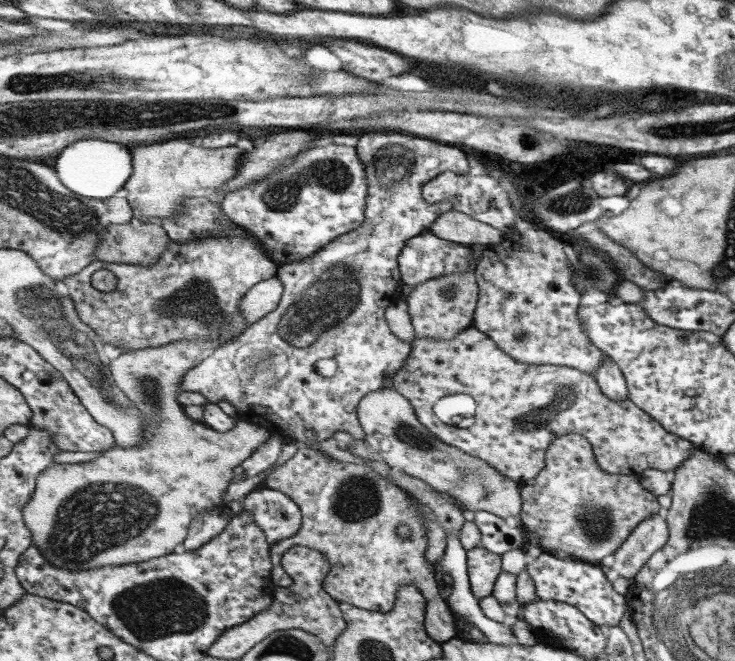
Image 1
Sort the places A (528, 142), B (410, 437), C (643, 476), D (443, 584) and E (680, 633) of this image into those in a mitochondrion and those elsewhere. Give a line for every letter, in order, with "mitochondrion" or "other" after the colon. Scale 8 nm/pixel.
A: other
B: mitochondrion
C: other
D: other
E: mitochondrion

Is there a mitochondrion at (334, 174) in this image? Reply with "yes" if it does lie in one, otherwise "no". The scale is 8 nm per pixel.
yes

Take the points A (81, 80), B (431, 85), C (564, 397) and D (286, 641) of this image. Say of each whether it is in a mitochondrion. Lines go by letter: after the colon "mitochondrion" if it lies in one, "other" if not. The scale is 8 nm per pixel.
A: mitochondrion
B: other
C: mitochondrion
D: mitochondrion

